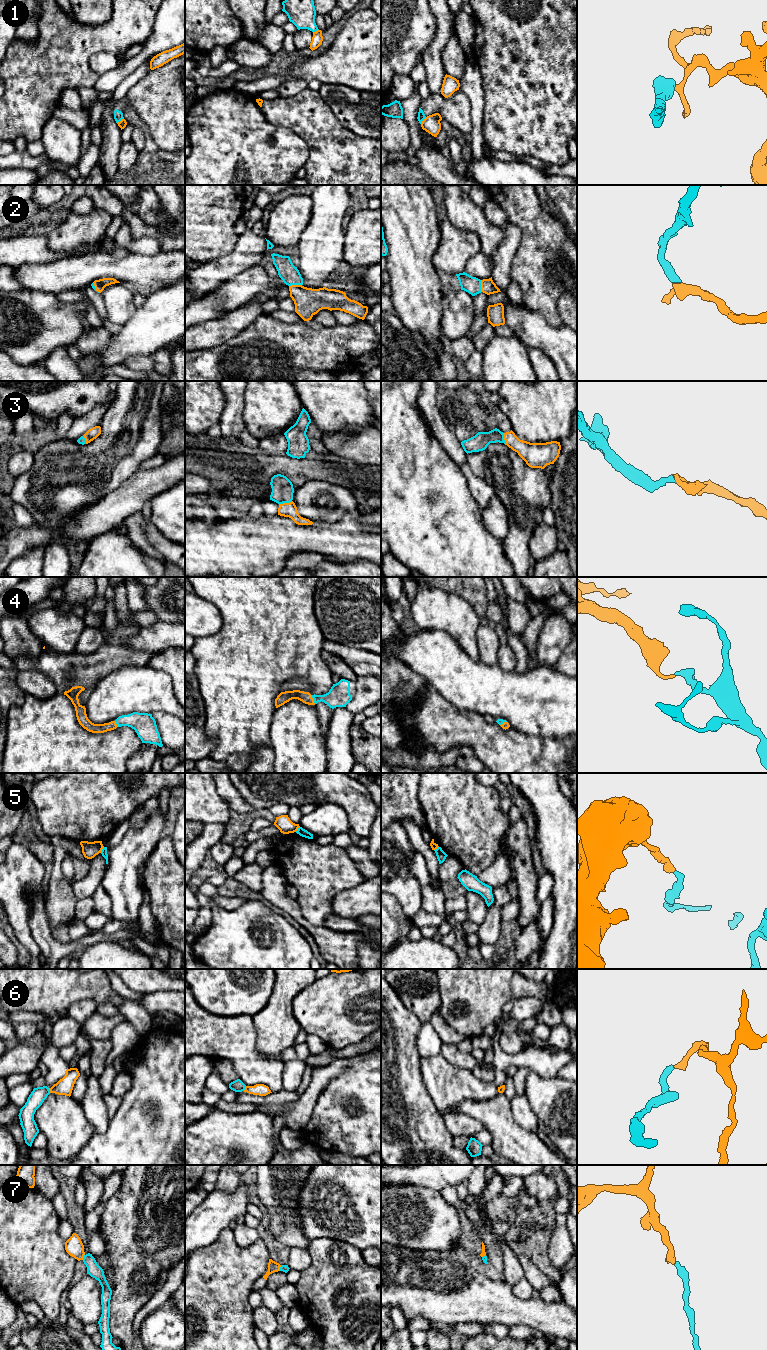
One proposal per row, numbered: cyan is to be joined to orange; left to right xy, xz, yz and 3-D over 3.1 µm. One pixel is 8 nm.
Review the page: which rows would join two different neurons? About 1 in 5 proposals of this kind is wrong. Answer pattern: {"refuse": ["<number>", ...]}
{"refuse": ["1", "5", "6"]}

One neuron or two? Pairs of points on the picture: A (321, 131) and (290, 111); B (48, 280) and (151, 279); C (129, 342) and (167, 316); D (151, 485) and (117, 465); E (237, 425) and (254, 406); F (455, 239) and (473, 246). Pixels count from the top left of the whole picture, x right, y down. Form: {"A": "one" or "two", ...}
{"A": "one", "B": "one", "C": "one", "D": "two", "E": "two", "F": "one"}

